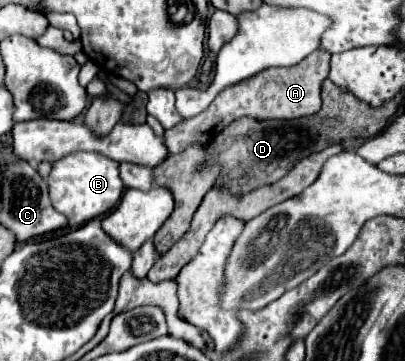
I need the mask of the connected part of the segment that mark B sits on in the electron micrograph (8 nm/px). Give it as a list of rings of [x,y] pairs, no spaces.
[[[78,151],[76,155],[68,155],[52,163],[48,185],[54,209],[68,217],[70,227],[78,227],[82,223],[88,223],[90,219],[110,213],[124,193],[118,163],[100,153],[88,153],[88,151]]]

